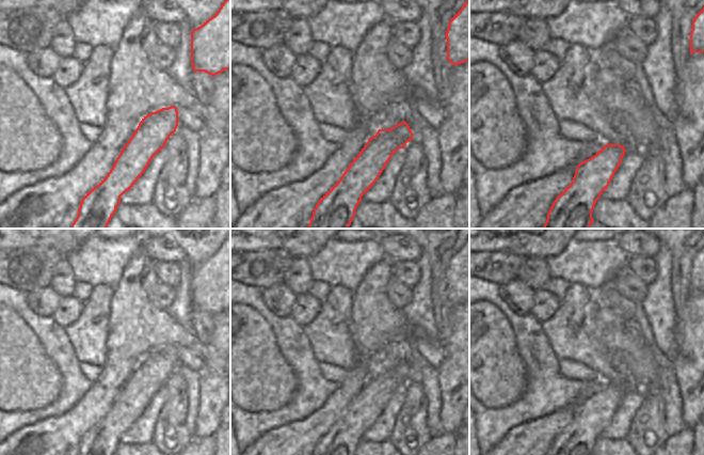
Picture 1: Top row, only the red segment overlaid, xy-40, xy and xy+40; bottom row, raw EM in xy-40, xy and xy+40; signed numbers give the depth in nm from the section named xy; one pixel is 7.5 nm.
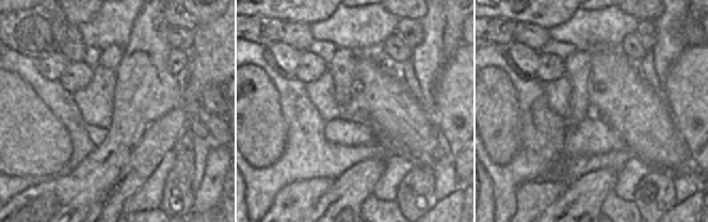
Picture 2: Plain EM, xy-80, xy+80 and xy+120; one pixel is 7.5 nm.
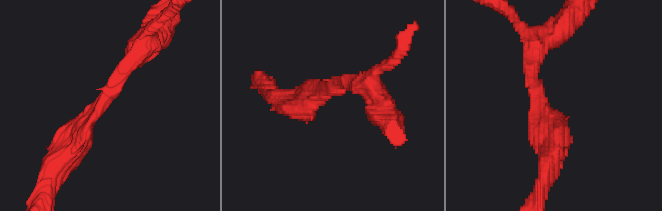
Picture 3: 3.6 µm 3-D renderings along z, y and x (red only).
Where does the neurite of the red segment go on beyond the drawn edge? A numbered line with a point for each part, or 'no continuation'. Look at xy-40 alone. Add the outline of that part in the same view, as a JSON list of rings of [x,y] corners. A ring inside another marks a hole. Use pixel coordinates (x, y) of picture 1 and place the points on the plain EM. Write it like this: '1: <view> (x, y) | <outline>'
no continuation

